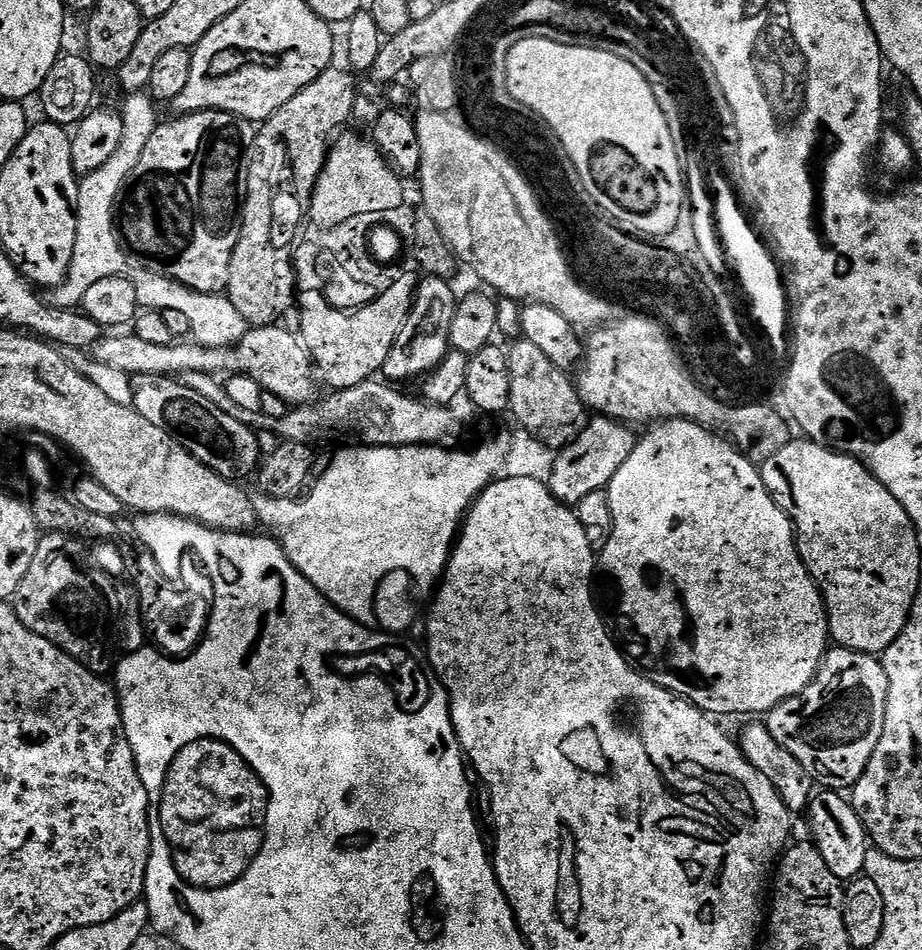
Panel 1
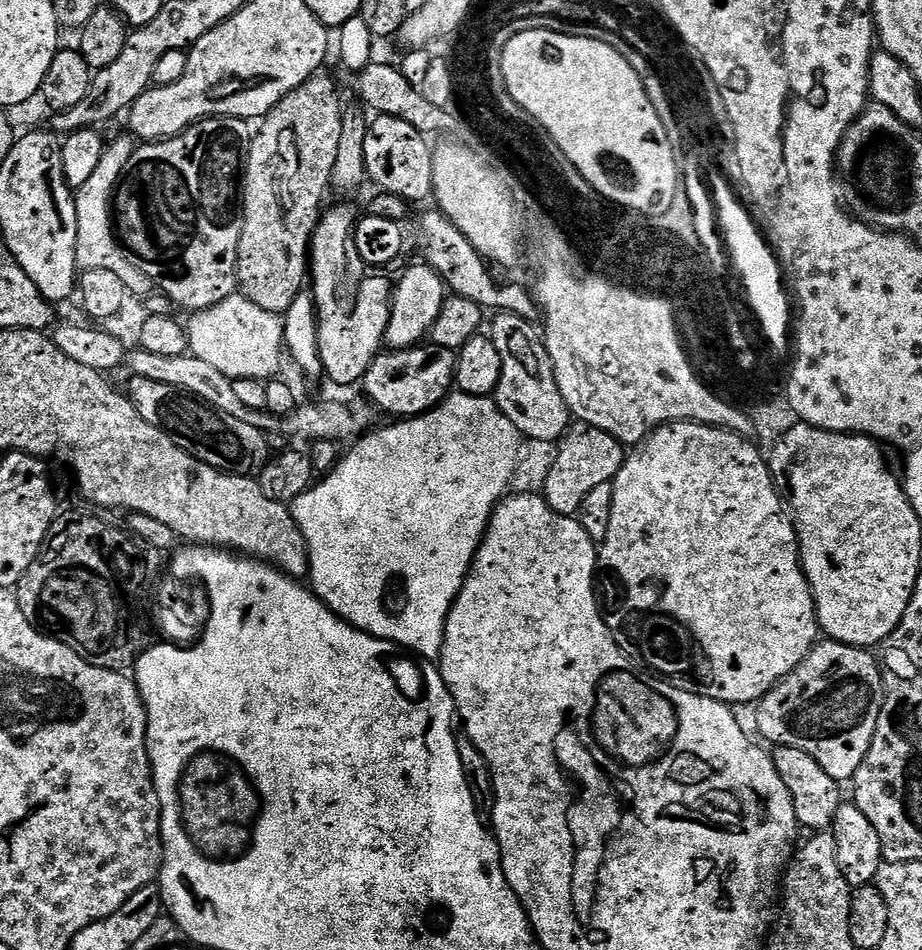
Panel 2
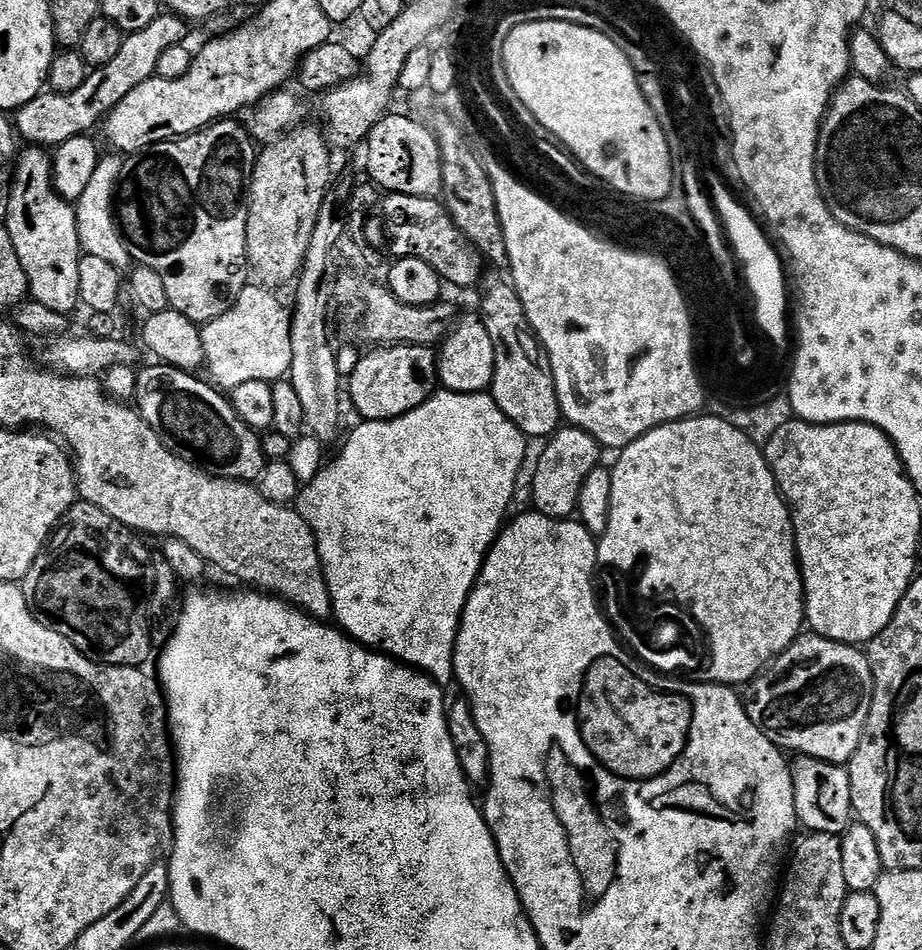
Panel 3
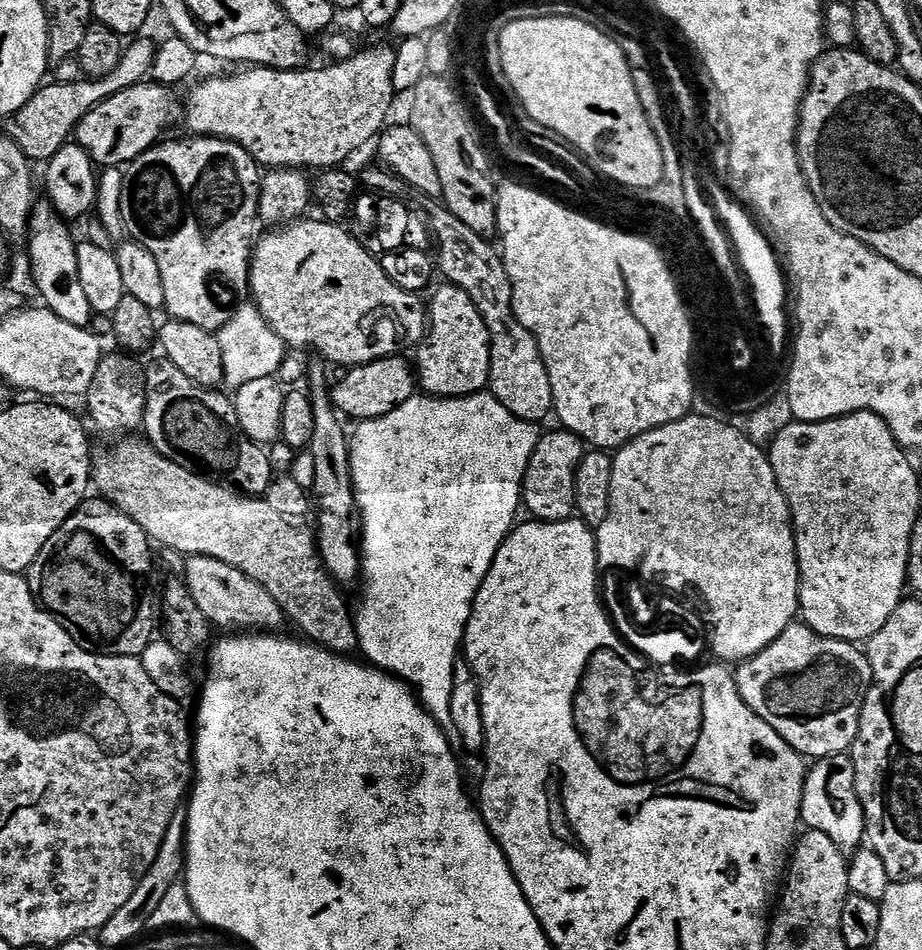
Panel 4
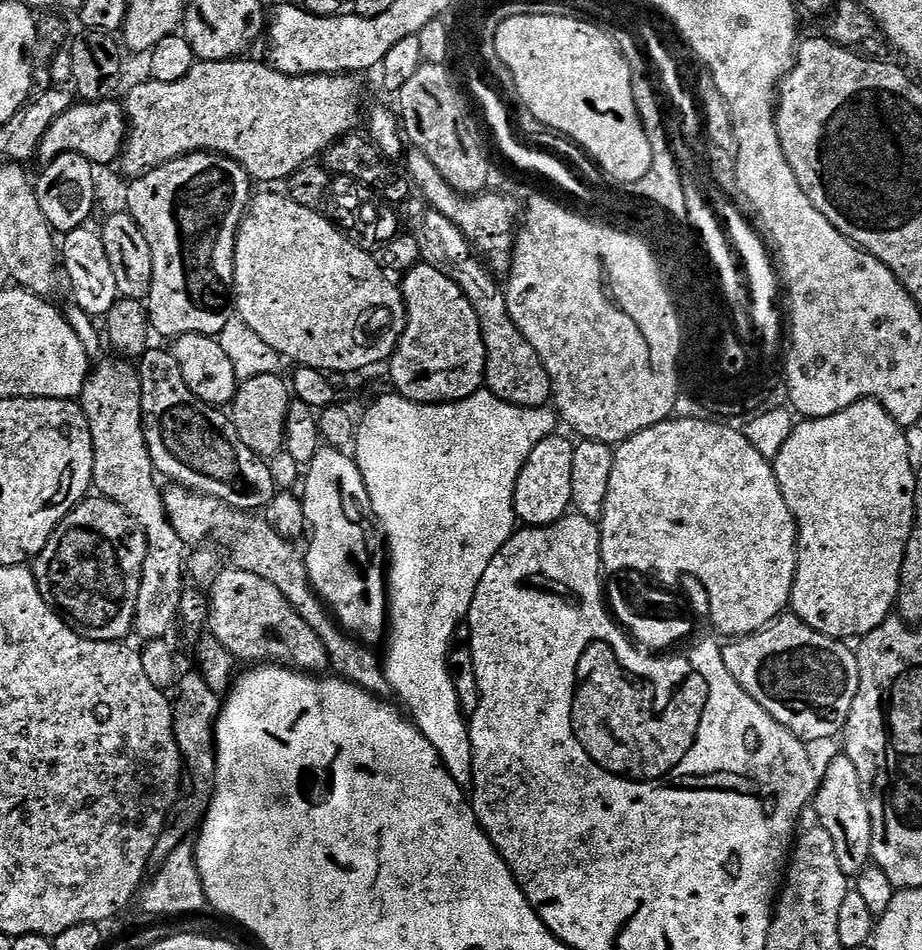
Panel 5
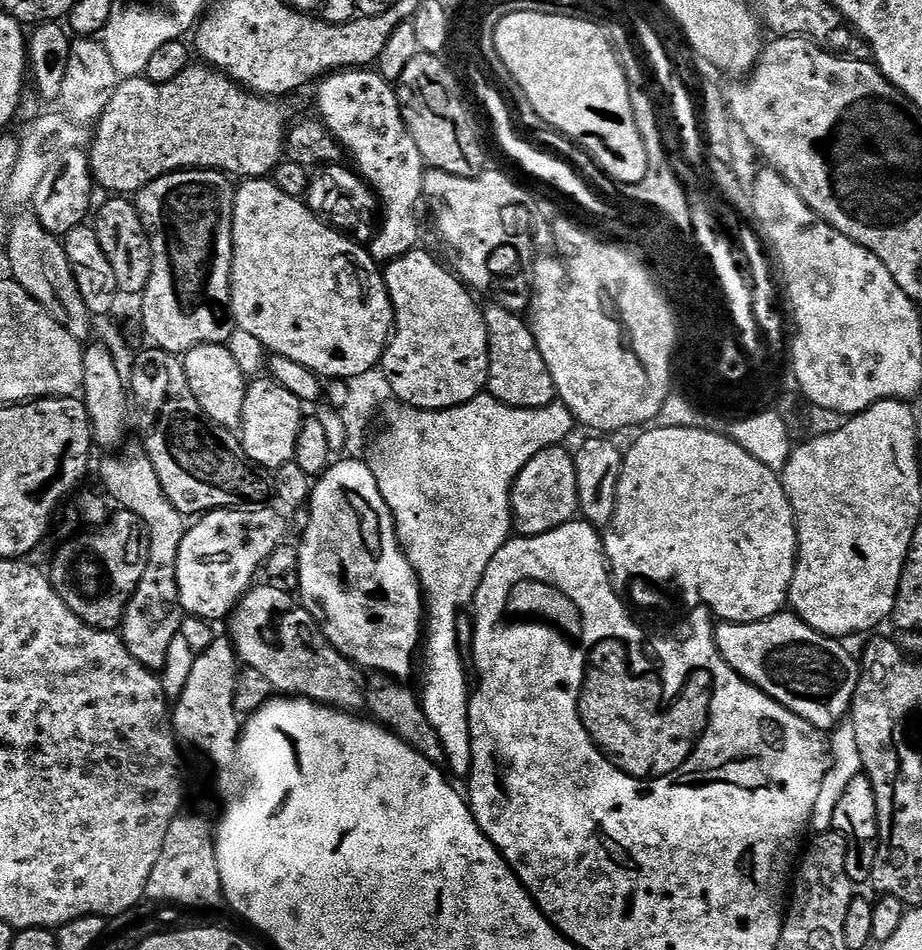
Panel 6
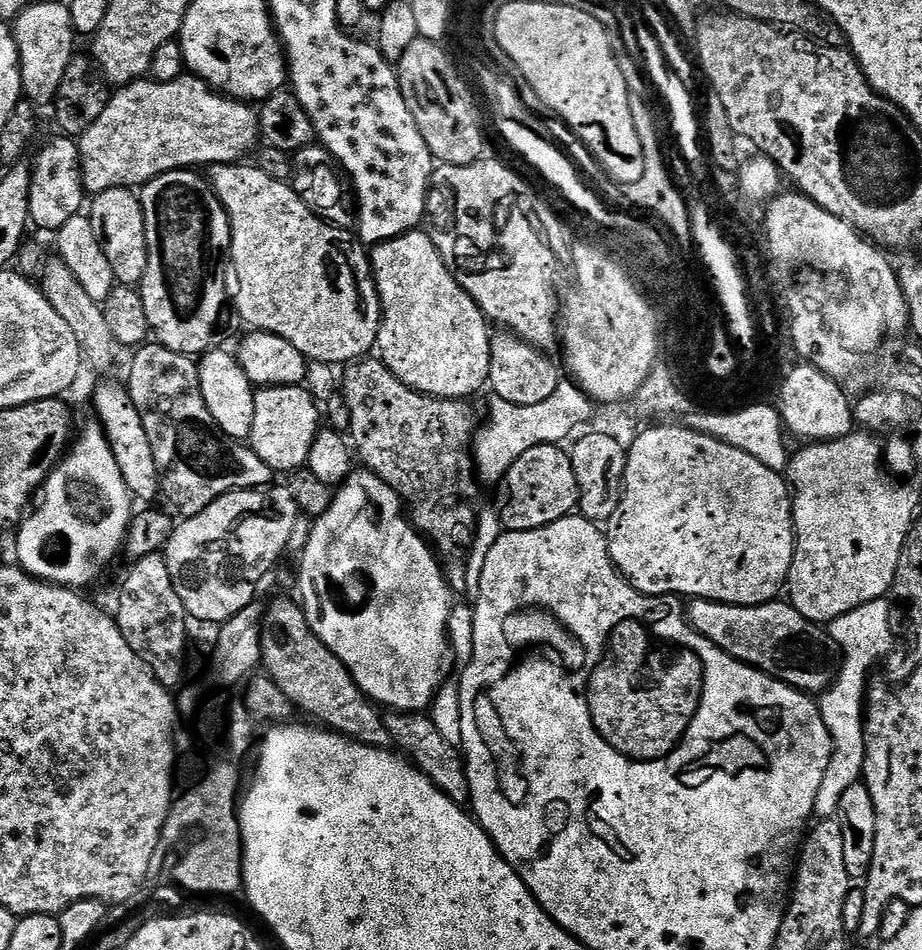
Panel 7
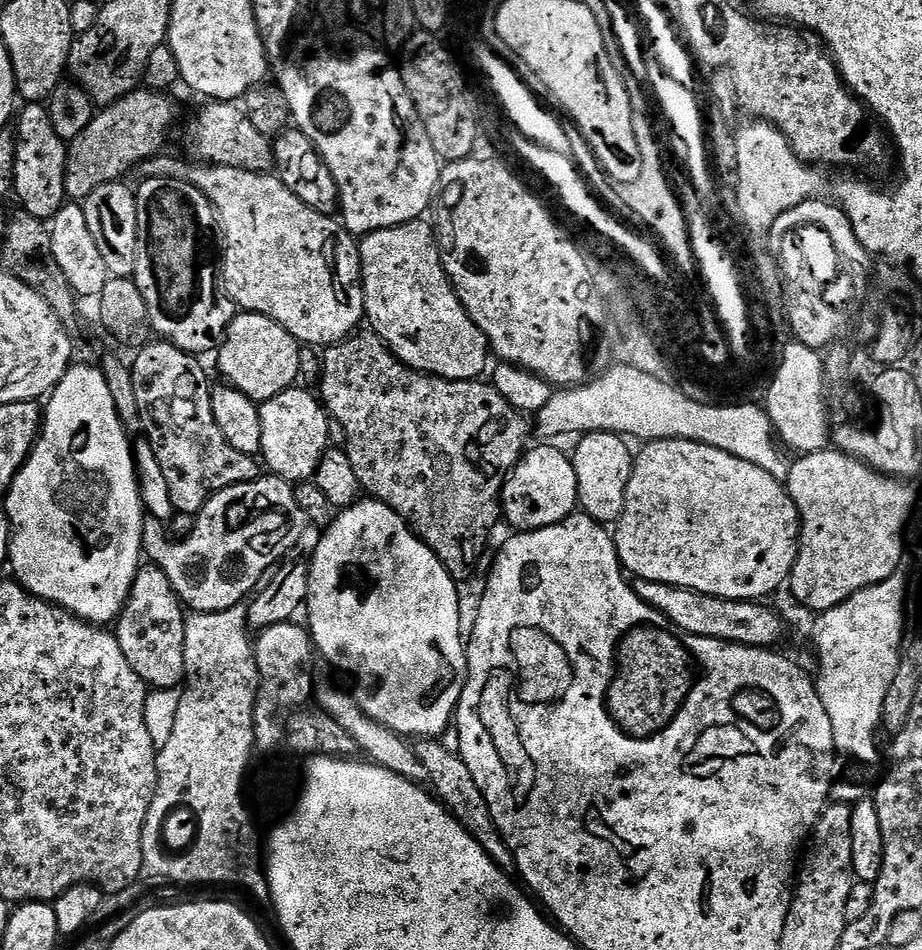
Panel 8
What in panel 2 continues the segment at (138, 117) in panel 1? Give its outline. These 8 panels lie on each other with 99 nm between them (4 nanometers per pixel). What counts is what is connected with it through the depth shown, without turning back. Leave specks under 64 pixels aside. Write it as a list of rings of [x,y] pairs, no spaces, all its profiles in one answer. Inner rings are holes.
[[[131,135],[120,136],[109,143],[102,154],[102,162],[98,162],[94,174],[82,182],[80,188],[75,189],[76,217],[78,218],[78,238],[76,239],[76,266],[81,273],[90,270],[110,270],[122,278],[125,289],[129,293],[137,292],[141,298],[147,297],[153,291],[154,281],[134,262],[130,262],[127,252],[120,247],[120,241],[114,231],[114,193],[116,185],[120,183],[126,166],[130,162],[134,151],[134,140]],[[237,294],[218,302],[218,306],[210,306],[201,312],[193,312],[187,317],[188,352],[193,356],[202,358],[202,362],[222,370],[231,380],[250,378],[251,380],[273,379],[280,368],[280,363],[286,360],[284,347],[284,321],[279,315],[270,310],[262,310],[262,306],[254,306],[243,294]]]

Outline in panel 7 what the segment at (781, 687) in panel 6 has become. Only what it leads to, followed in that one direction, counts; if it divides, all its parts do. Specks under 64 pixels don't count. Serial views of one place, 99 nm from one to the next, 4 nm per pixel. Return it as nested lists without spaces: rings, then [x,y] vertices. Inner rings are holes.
[[[696,598],[687,605],[686,619],[694,631],[742,663],[786,682],[799,692],[823,694],[834,681],[834,664],[832,668],[827,660],[829,633],[798,614],[791,603],[780,603],[738,606]]]

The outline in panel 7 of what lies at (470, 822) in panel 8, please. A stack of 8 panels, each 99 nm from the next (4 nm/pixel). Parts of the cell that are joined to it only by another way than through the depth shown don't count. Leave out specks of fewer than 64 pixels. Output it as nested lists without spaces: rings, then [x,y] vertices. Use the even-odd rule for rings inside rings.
[[[389,711],[384,716],[384,725],[390,734],[392,744],[397,749],[404,748],[405,753],[403,752],[403,755],[415,767],[419,768],[423,775],[428,777],[437,792],[444,793],[453,805],[464,806],[469,803],[468,773],[461,749],[449,744],[445,738],[442,738],[442,734],[439,733],[431,715],[419,712]]]

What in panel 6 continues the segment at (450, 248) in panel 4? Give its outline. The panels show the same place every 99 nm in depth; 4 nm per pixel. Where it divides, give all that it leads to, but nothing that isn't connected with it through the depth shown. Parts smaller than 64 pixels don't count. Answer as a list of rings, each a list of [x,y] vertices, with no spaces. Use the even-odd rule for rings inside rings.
[[[492,302],[489,305],[483,309],[488,335],[487,395],[515,408],[550,406],[557,399],[554,378],[550,378],[550,370],[546,370],[546,358],[542,358],[542,350],[538,350],[529,321],[503,304]]]

